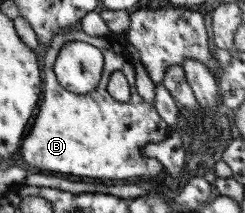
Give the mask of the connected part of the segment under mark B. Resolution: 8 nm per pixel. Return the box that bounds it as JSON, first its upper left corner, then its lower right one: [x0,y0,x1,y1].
[17,25,172,181]

